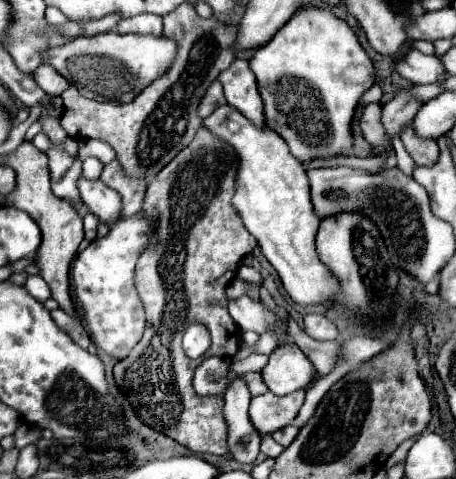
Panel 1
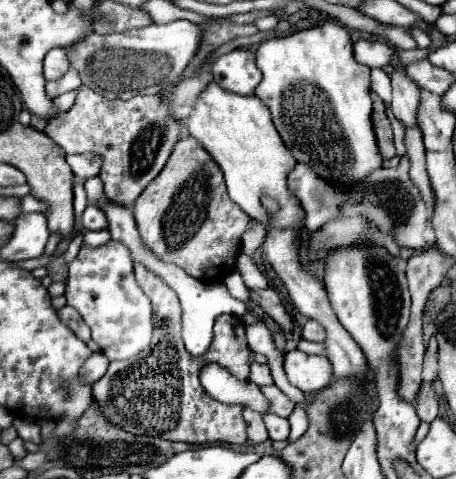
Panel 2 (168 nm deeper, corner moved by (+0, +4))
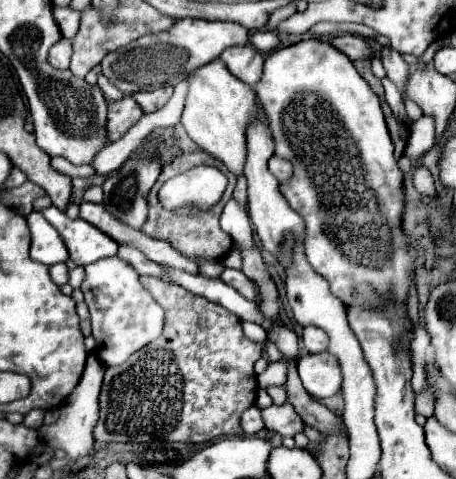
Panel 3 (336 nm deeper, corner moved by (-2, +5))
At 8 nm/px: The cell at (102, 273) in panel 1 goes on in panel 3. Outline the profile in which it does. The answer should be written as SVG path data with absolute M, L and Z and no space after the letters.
M108 257L108 259L100 259L92 265L86 267L86 279L82 283L82 293L84 293L84 301L90 309L90 317L92 317L92 335L96 339L96 357L102 361L102 365L112 367L112 365L120 365L124 363L134 351L142 349L144 345L148 345L150 341L154 341L160 333L162 333L162 325L164 325L164 311L162 307L152 299L152 295L142 287L142 283L138 281L138 273L124 263L118 257Z

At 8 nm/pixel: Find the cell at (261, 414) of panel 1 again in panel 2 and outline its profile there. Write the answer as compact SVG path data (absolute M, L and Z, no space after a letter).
M270 384L270 386L262 386L260 390L266 396L266 400L270 402L268 414L276 414L276 416L282 416L282 418L290 416L290 412L294 410L294 402L278 386Z

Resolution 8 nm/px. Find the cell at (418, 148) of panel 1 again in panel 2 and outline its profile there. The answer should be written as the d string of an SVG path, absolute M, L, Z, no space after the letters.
M402 68L392 72L392 112L396 120L404 124L404 128L418 126L418 104L420 104L420 90L412 84Z

